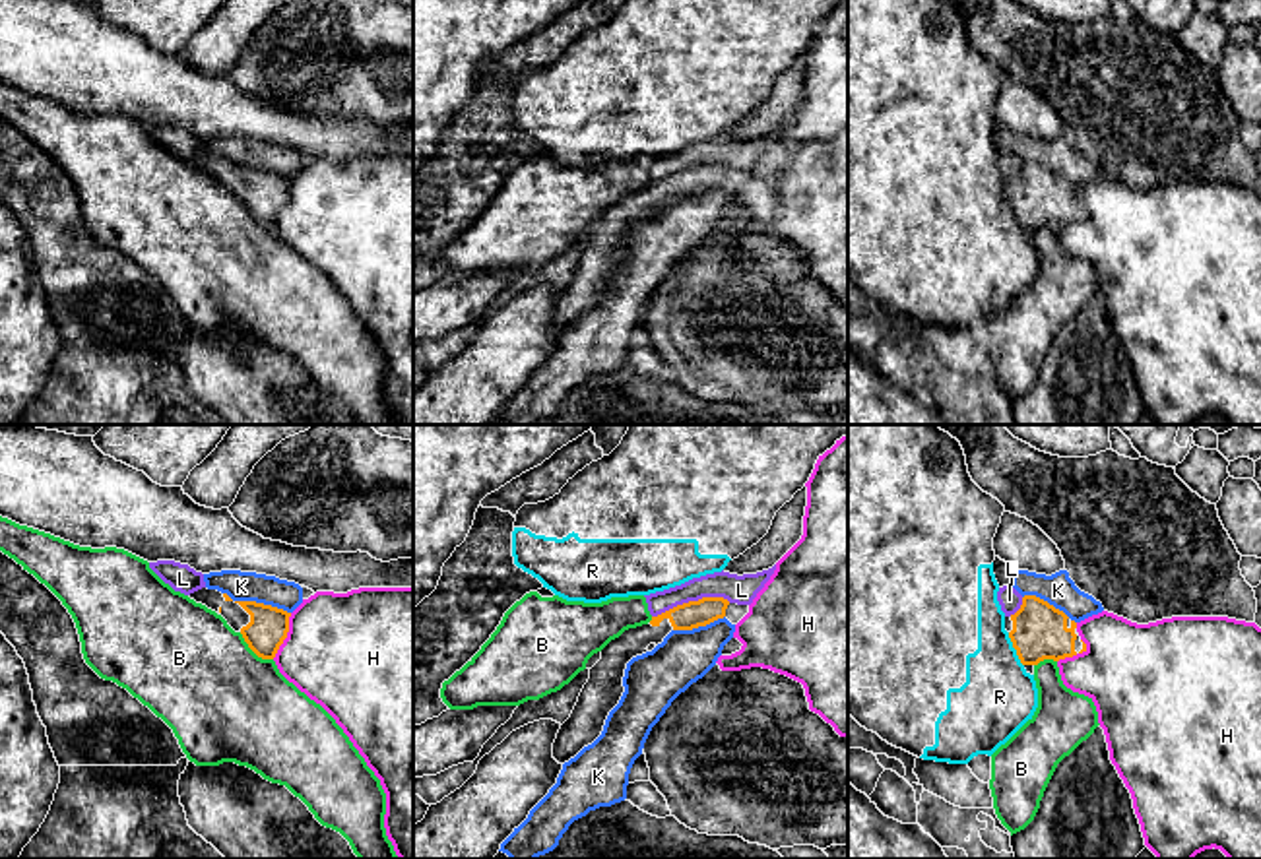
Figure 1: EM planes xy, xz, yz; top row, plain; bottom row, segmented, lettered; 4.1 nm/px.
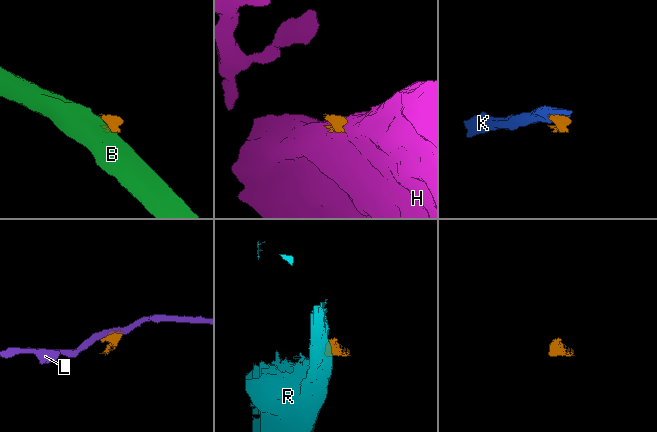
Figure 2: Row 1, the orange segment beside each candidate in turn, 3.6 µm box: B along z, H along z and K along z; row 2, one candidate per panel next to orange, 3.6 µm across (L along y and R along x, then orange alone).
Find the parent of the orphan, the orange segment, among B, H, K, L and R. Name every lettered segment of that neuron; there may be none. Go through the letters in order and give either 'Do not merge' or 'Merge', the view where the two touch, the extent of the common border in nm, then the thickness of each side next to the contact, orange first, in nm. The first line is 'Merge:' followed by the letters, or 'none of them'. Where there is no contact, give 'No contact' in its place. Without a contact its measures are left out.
Merge: none of them
B: Do not merge. Touches orange in xy. Shared border 180 nm. Thickness 170 nm (orange) against 480 nm
H: Do not merge. Touches orange in xy. Shared border 200 nm. Thickness 170 nm (orange) against 480 nm
K: Do not merge. Touches orange in xy. Shared border 300 nm. Thickness 170 nm (orange) against 130 nm
L: Do not merge. Touches orange in xz. Shared border 340 nm. Thickness 110 nm (orange) against 120 nm
R: Do not merge. Touches orange in yz. Shared border 160 nm. Thickness 220 nm (orange) against 300 nm

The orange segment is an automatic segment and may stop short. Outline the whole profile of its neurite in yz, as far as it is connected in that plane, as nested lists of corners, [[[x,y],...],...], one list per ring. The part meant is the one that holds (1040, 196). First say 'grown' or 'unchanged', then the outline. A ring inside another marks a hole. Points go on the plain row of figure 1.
grown; [[[1024,161],[1020,175],[1005,182],[1005,196],[1022,231],[1059,227],[1086,217],[1077,188],[1036,161]]]

